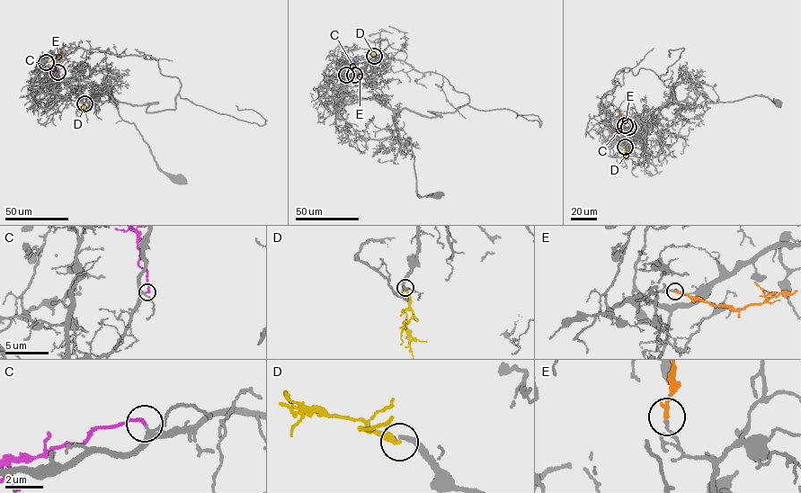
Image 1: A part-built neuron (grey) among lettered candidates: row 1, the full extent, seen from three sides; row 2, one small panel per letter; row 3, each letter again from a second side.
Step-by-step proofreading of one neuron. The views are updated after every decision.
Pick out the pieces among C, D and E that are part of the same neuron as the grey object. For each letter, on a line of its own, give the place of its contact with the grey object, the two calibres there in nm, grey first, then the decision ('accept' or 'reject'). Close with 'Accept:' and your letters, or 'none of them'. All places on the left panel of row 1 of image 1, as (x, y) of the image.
C: (57, 72) | 190/150 nm | reject
D: (84, 103) | 260/240 nm | reject
E: (46, 62) | 160/240 nm | accept
Accept: E

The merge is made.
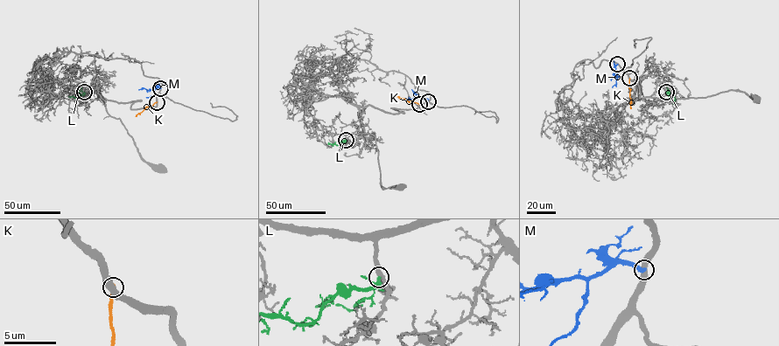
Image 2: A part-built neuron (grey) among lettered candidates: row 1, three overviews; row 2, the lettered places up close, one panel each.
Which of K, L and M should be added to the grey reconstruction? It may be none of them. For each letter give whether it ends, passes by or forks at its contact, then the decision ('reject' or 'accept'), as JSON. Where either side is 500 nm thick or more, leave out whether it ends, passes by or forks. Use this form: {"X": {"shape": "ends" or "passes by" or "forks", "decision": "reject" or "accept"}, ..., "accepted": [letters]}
{"K": {"decision": "reject"}, "L": {"shape": "ends", "decision": "accept"}, "M": {"shape": "ends", "decision": "reject"}, "accepted": ["L"]}

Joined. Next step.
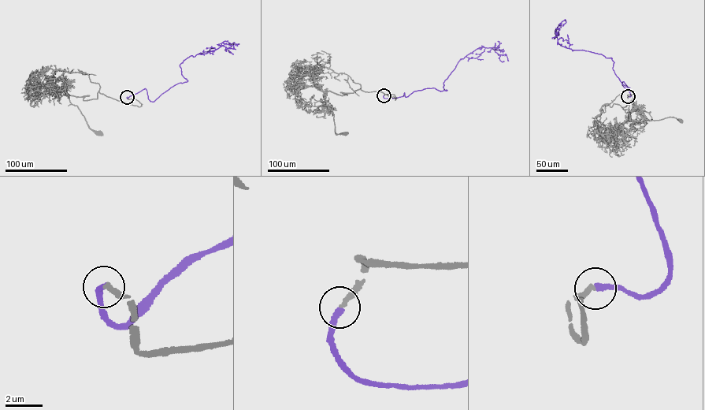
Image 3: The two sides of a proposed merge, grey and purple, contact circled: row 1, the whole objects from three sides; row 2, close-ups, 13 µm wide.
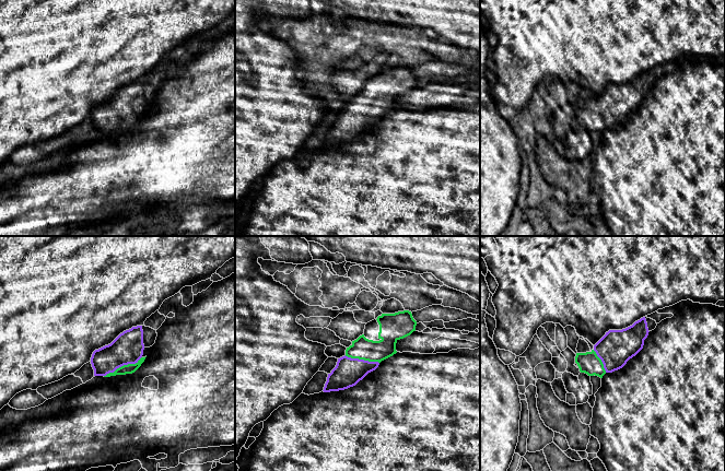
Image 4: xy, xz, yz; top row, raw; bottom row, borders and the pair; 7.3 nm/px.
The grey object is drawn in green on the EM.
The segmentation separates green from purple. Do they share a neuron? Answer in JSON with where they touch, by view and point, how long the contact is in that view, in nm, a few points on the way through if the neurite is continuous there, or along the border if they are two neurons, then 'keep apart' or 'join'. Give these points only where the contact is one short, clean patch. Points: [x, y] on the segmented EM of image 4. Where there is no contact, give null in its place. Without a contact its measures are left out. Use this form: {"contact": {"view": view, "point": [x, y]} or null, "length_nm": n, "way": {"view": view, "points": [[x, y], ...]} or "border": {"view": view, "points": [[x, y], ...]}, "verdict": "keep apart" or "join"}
{"contact": {"view": "xy", "point": [124, 365]}, "length_nm": 320, "way": {"view": "xy", "points": [[129, 368], [124, 365], [124, 354], [128, 346]]}, "verdict": "join"}

